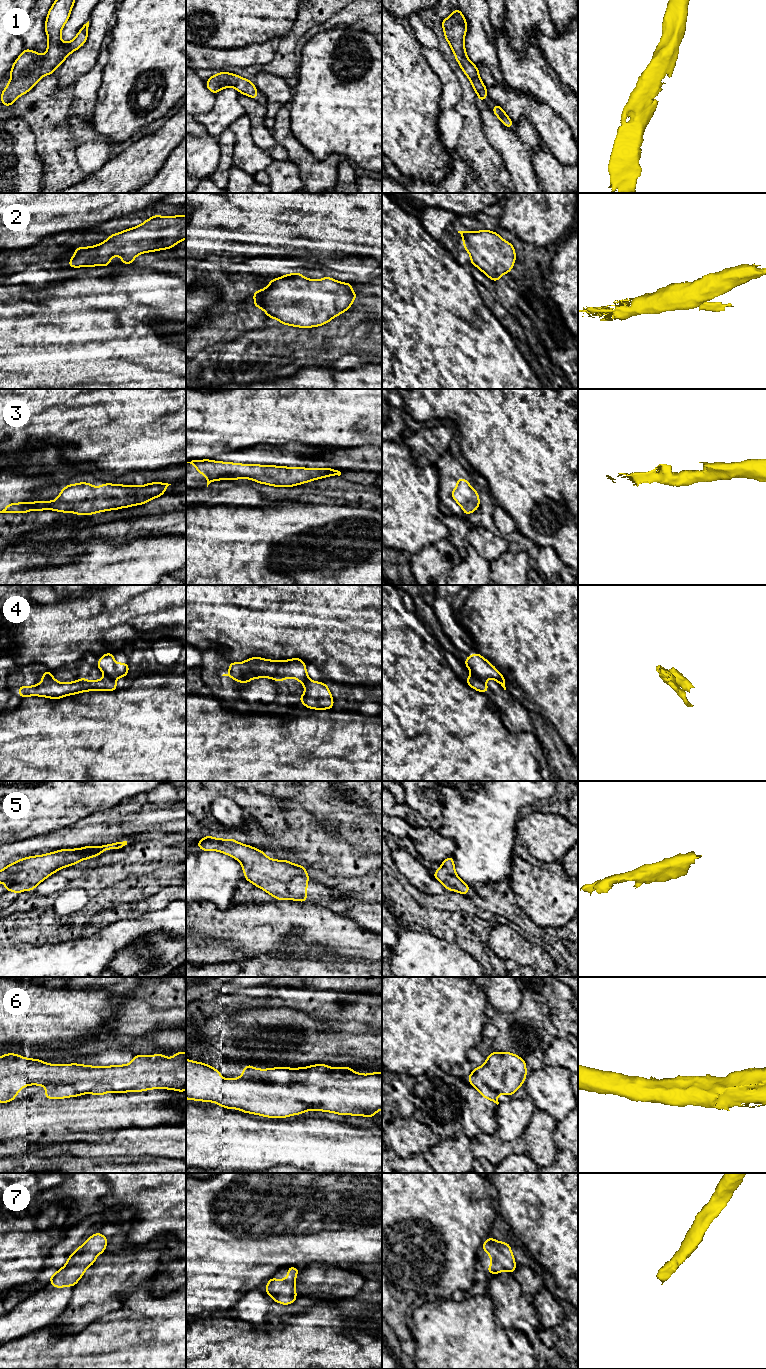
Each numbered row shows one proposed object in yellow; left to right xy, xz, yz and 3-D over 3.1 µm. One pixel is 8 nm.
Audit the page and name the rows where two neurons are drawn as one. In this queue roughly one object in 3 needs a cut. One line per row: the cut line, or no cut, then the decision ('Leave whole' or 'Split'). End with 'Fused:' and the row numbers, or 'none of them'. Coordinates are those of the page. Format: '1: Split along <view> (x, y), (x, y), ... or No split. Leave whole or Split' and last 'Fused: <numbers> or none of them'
1: No split. Leave whole
2: No split. Leave whole
3: No split. Leave whole
4: Split along yz (472, 673), (483, 681). Split
5: No split. Leave whole
6: Split along xz (242, 1075), (246, 1079), (271, 1080). Split
7: No split. Leave whole
Fused: 4, 6

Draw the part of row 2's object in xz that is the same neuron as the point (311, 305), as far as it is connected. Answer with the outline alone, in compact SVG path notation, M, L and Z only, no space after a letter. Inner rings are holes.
M295 272L270 280L266 288L252 295L254 307L263 309L268 318L274 318L283 325L310 328L324 325L351 308L353 300L359 297L352 291L352 286L351 283L342 283L327 276L311 280Z

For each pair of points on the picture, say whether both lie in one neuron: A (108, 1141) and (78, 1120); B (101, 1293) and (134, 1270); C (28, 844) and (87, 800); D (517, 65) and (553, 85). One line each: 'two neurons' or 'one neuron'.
A: two neurons
B: one neuron
C: two neurons
D: one neuron

